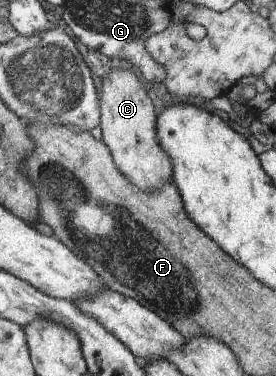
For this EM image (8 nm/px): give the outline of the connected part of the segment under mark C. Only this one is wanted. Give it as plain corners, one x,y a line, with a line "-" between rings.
124,64
113,67
103,79
99,95
103,140
117,168
142,191
155,190
172,179
170,158
157,140
154,105
138,73
130,68
124,69

